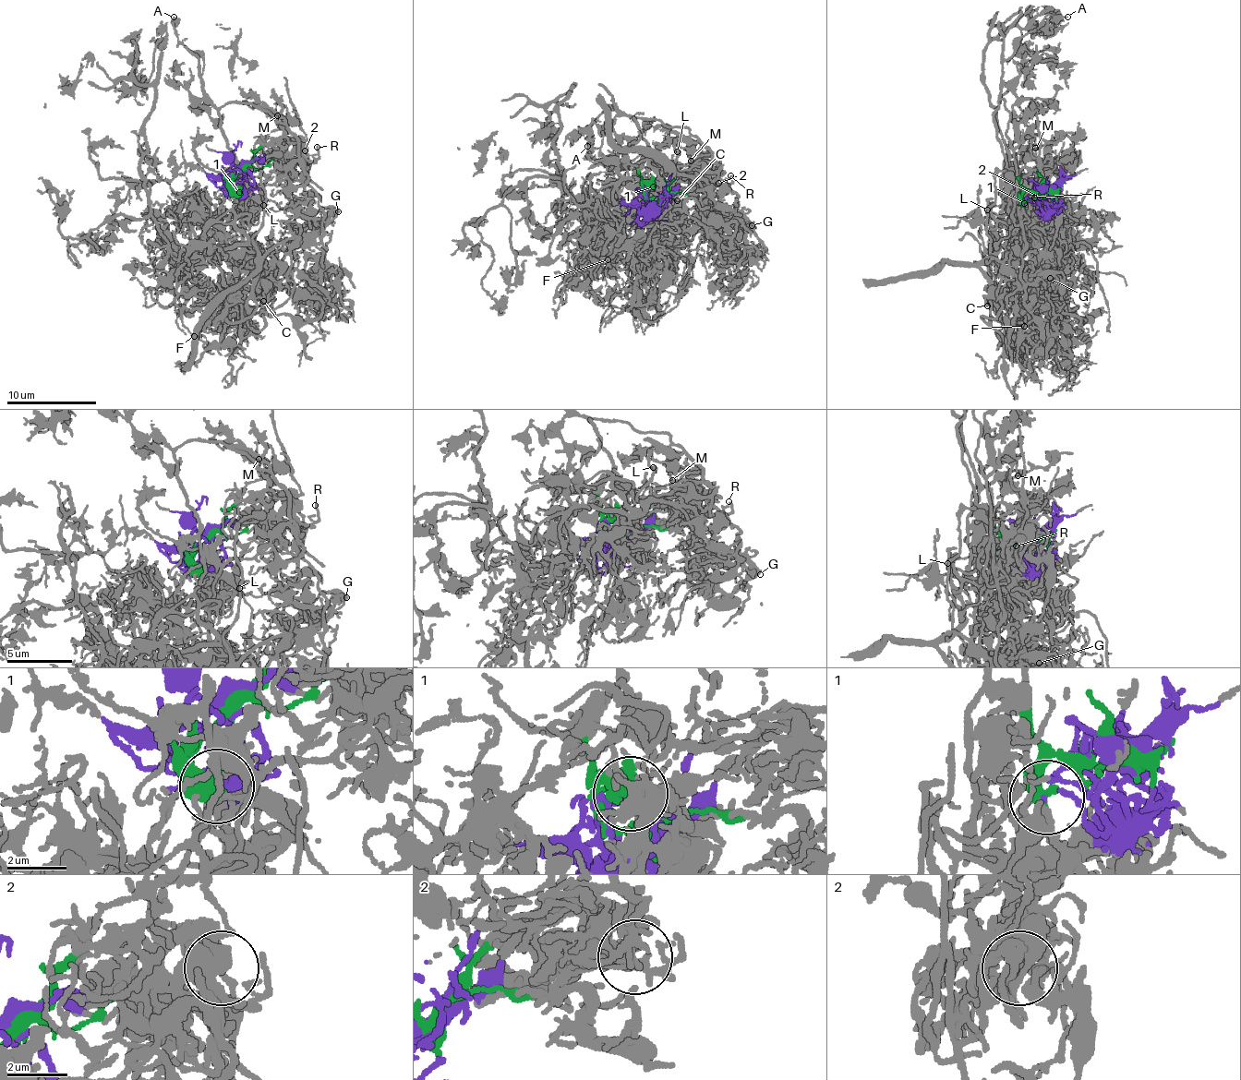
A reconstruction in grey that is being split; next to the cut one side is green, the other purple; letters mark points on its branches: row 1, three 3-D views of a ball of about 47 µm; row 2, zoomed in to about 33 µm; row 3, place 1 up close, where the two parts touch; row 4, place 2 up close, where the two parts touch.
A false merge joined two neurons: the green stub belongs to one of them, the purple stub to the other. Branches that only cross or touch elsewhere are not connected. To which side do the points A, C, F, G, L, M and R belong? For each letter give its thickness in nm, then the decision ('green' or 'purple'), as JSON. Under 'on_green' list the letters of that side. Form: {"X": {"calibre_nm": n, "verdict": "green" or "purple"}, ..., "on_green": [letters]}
{"A": {"calibre_nm": 200, "verdict": "green"}, "C": {"calibre_nm": 240, "verdict": "purple"}, "F": {"calibre_nm": 90, "verdict": "purple"}, "G": {"calibre_nm": 360, "verdict": "purple"}, "L": {"calibre_nm": 180, "verdict": "purple"}, "M": {"calibre_nm": 130, "verdict": "green"}, "R": {"calibre_nm": 130, "verdict": "purple"}, "on_green": ["A", "M"]}

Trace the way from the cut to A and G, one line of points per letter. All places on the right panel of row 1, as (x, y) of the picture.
A: (1046, 193), (1026, 190), (1019, 174), (1006, 163), (994, 109), (1003, 63), (1015, 46), (1048, 15), (1066, 18)
G: (1048, 192), (1055, 199), (1043, 218), (1042, 239), (1046, 249), (1030, 258), (1030, 264), (1037, 274), (1051, 279)

